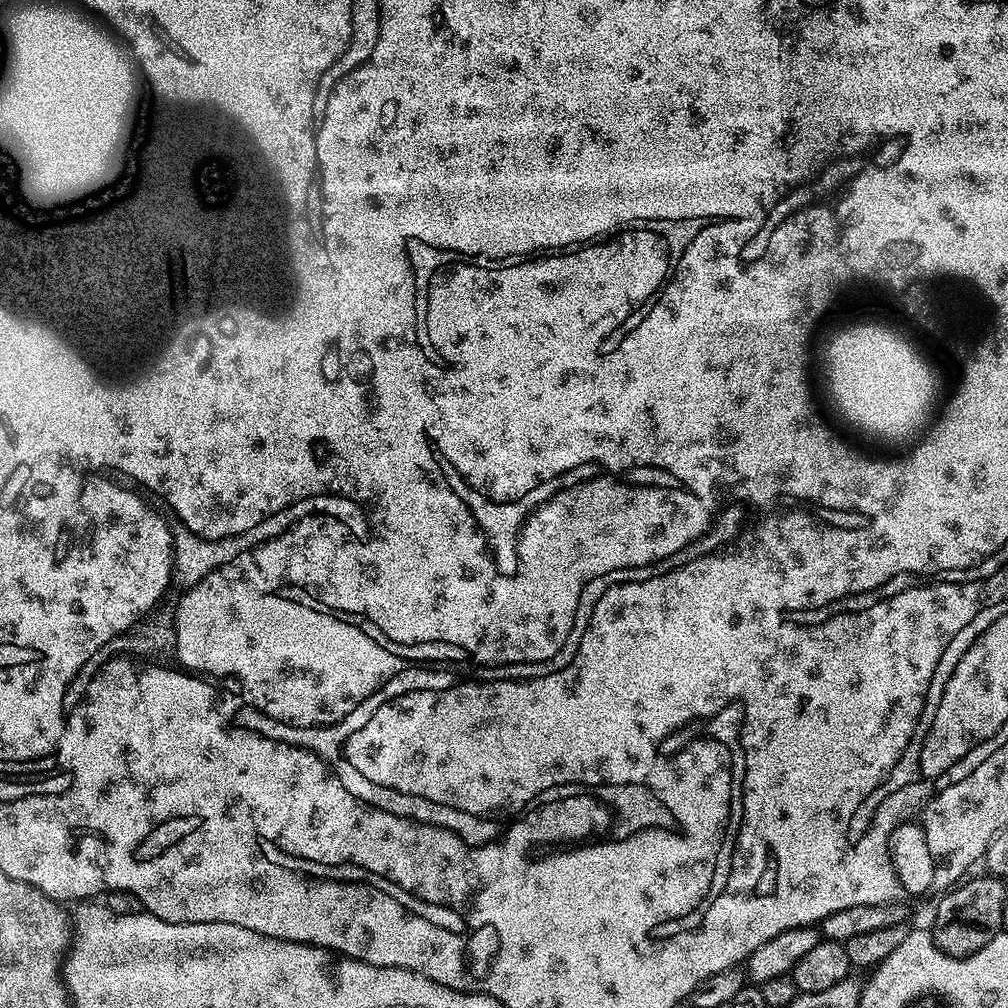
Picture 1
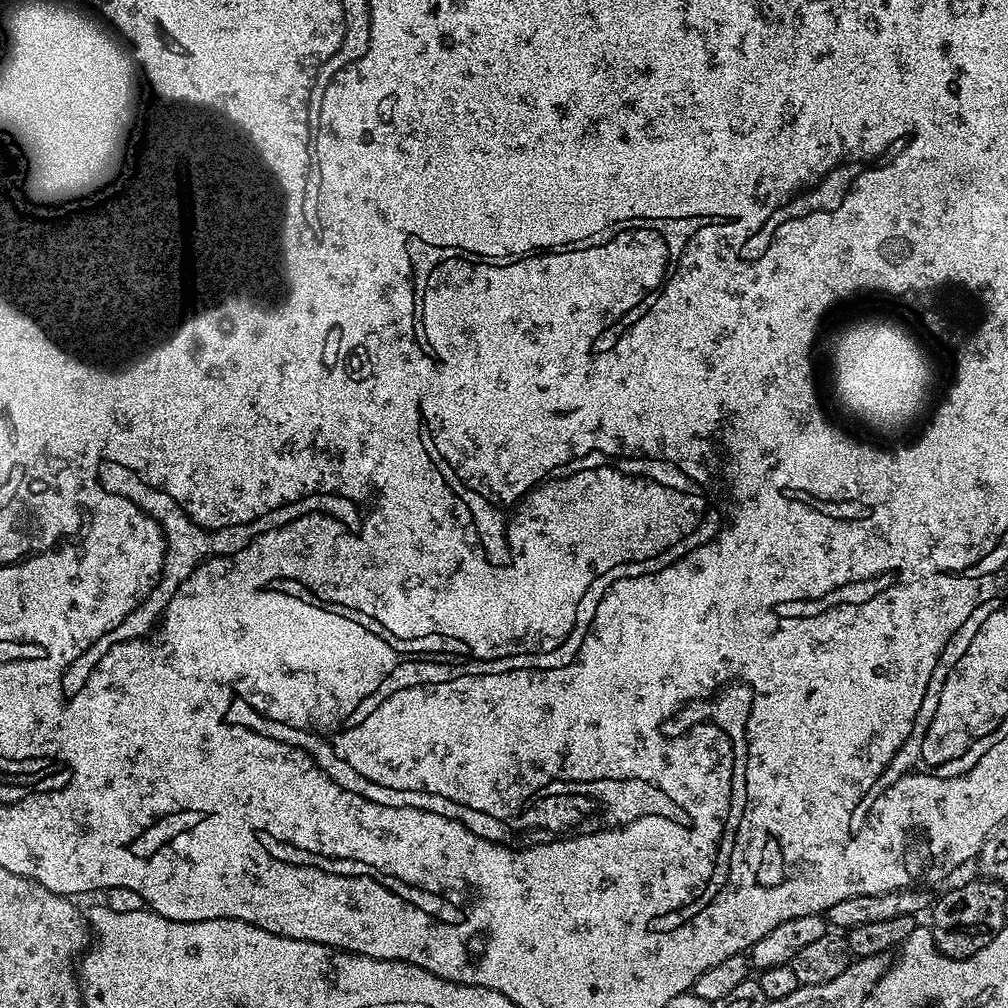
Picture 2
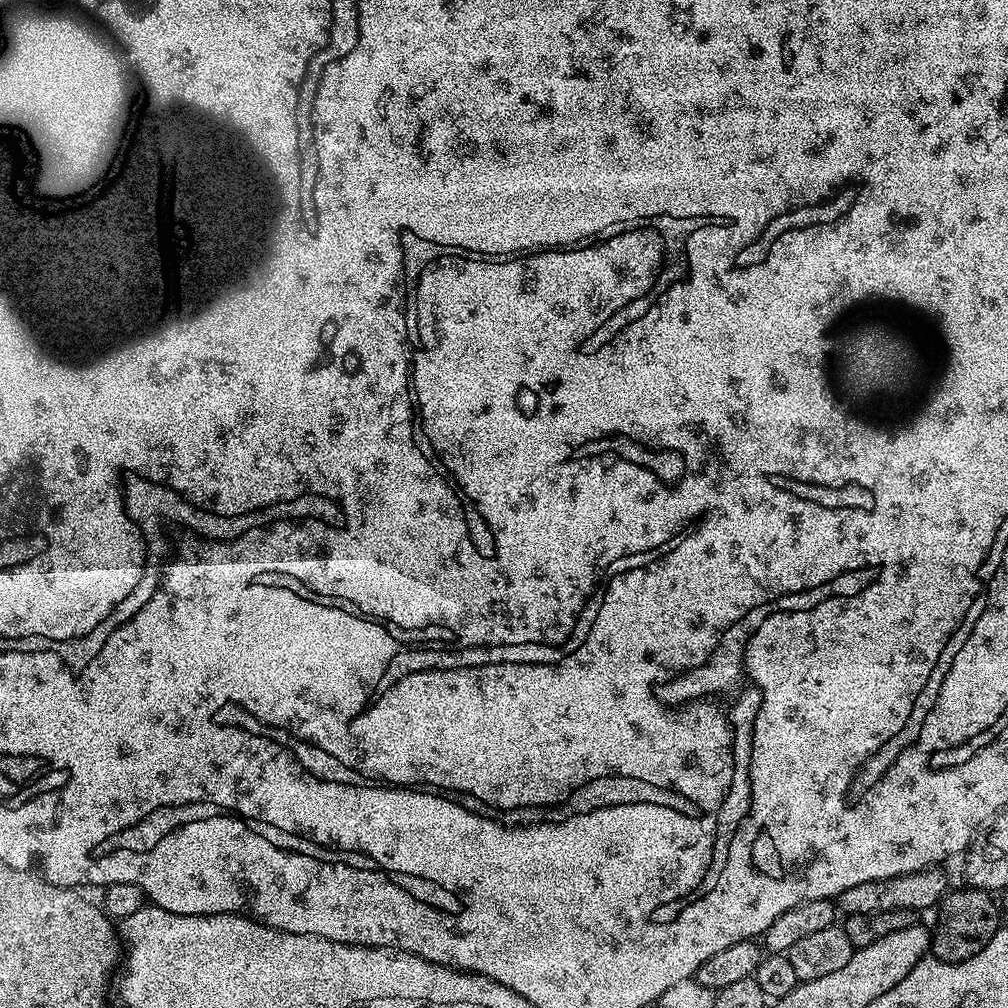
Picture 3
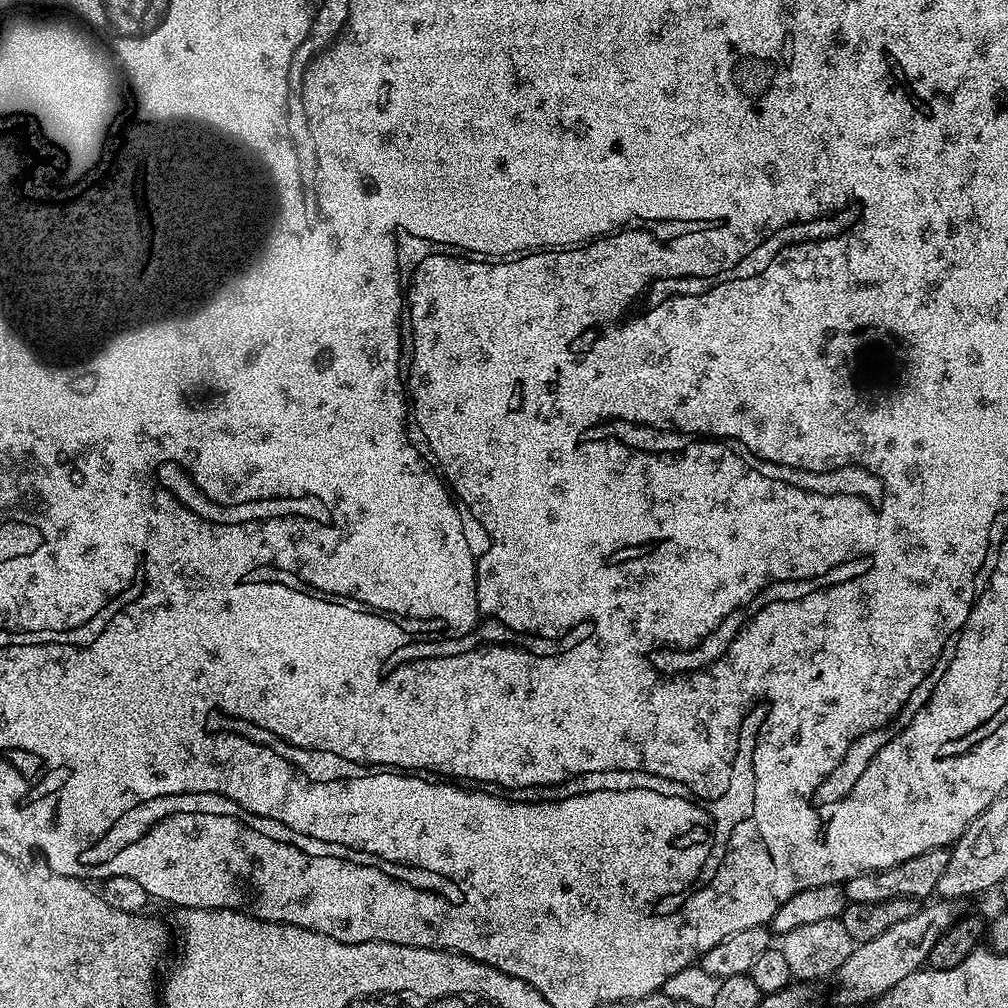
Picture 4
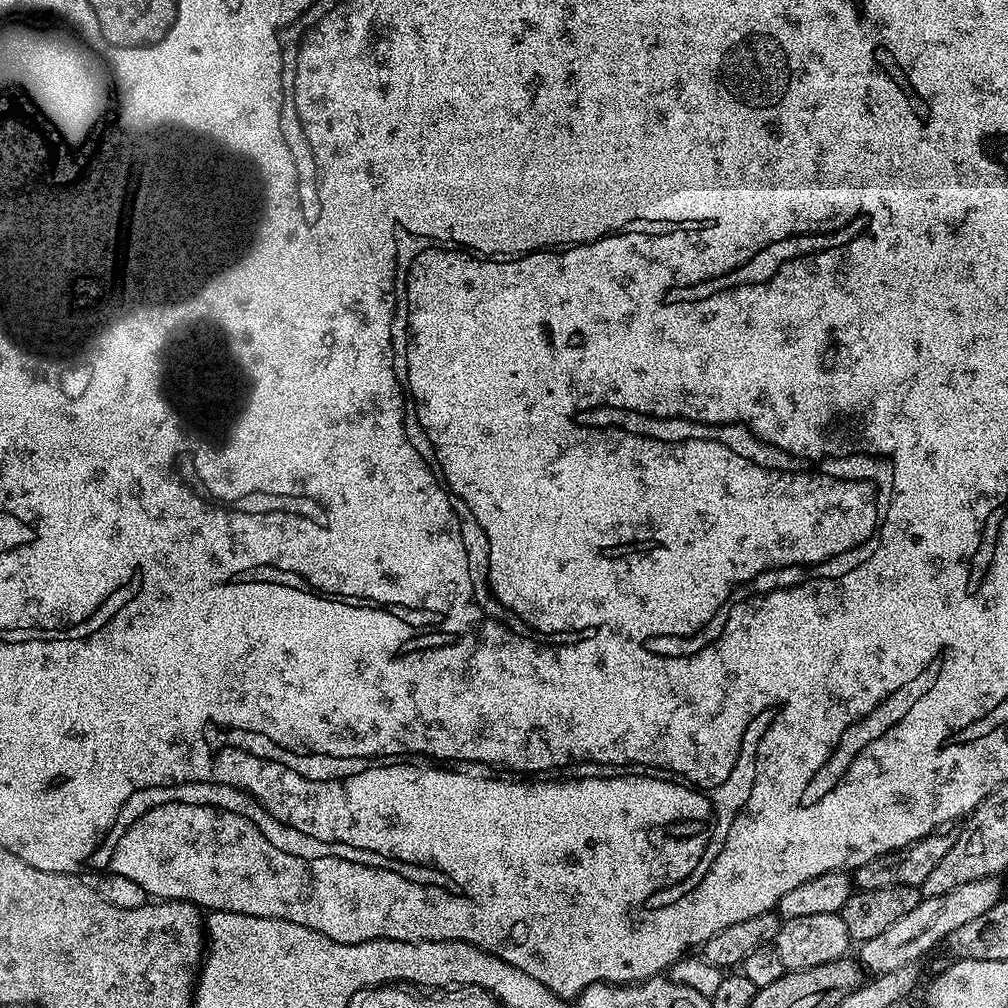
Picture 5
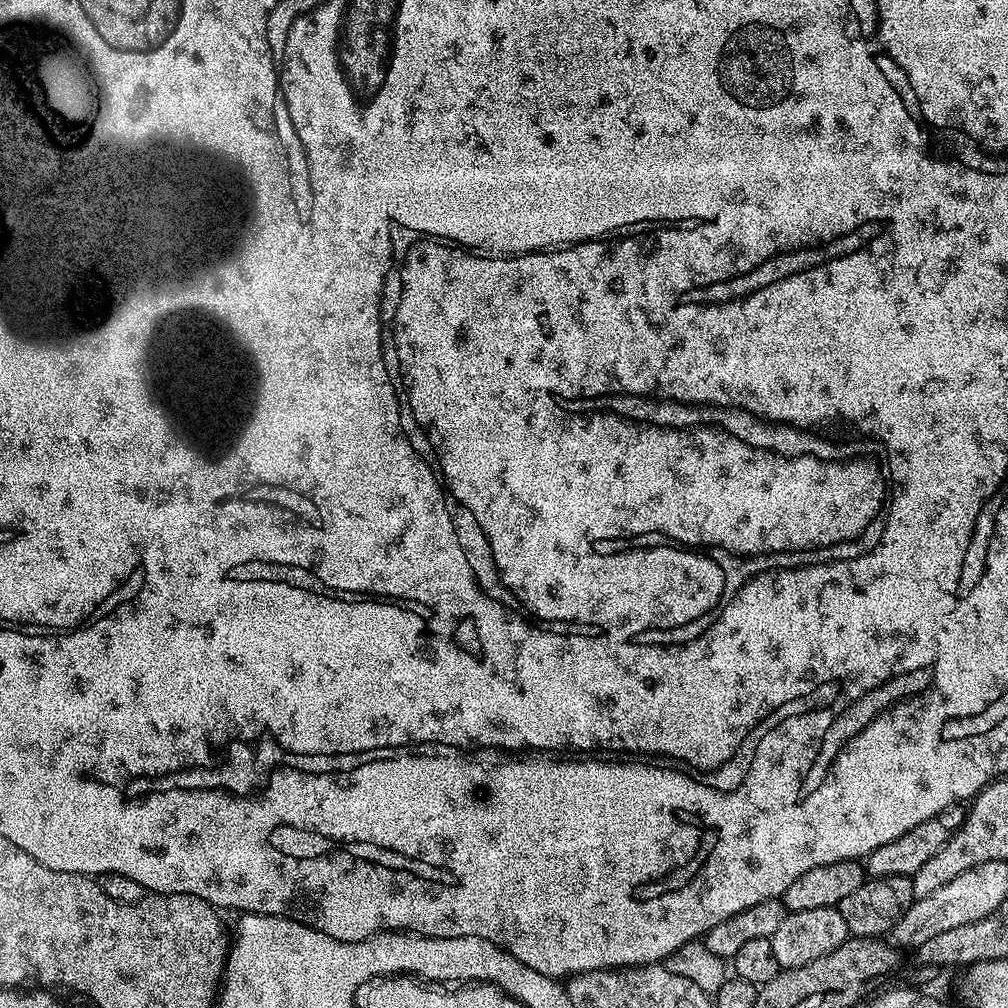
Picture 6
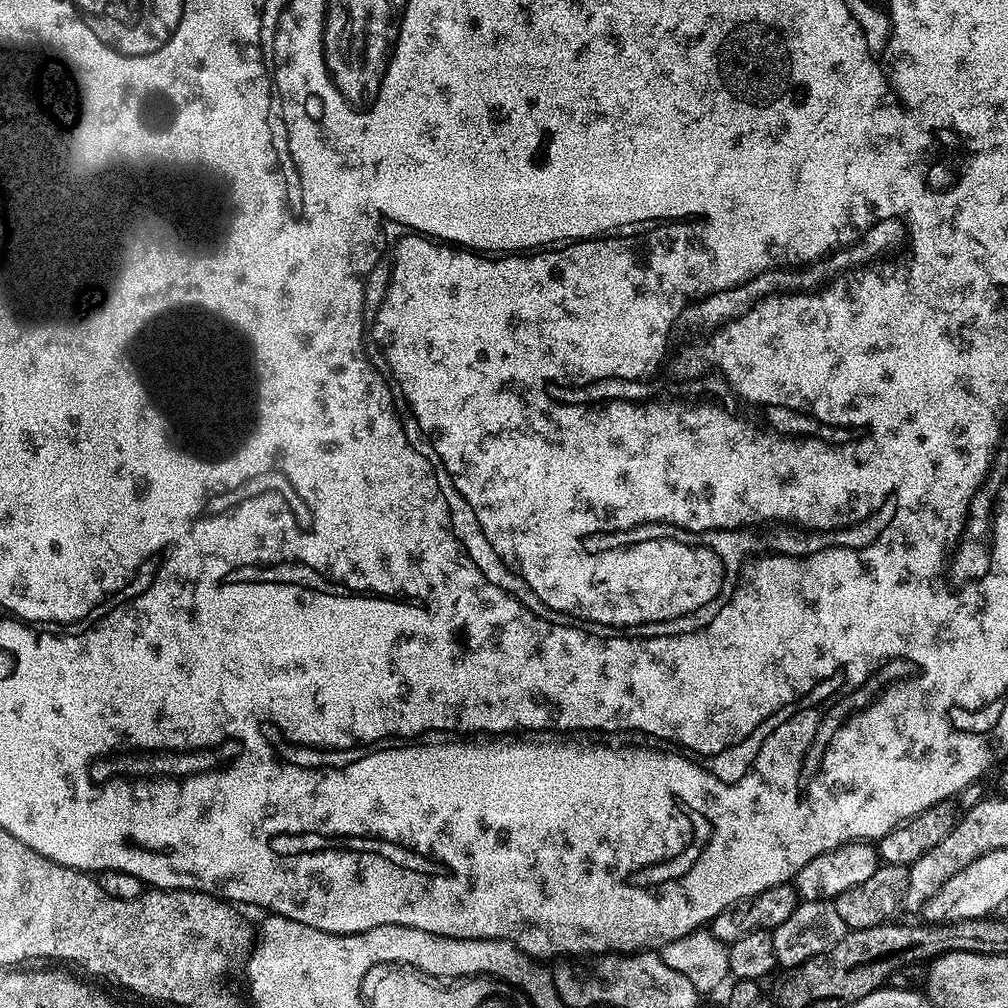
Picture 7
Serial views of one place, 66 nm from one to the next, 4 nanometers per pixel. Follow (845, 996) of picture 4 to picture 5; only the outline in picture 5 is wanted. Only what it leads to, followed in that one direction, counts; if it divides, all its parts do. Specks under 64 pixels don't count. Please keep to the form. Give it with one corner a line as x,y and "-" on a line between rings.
987,876
974,882
966,882
966,886
958,886
954,890
950,890
950,894
921,899
920,904
914,906
914,910
910,910
910,914
898,918
898,922
894,922
894,926
890,926
890,930
878,934
878,938
870,938
859,945
859,963
869,973
881,974
915,965
915,960
922,959
921,961
923,961
933,951
931,948
935,944
943,945
950,933
958,930
958,926
986,914
986,910
990,910
990,906
994,906
1002,899
1000,882
999,879

